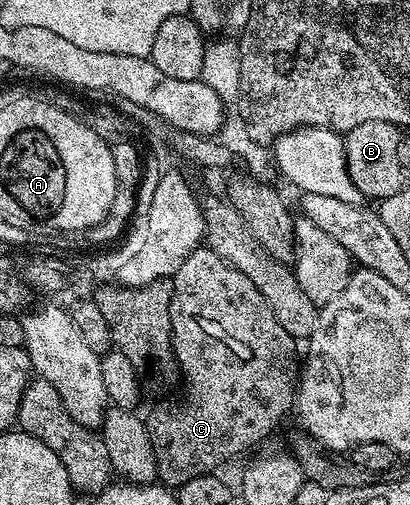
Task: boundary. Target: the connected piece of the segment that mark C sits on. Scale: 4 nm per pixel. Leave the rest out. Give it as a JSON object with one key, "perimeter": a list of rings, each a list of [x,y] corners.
{"perimeter":[[[198,246],[174,271],[172,282],[170,342],[174,344],[180,379],[186,382],[186,400],[179,407],[158,407],[144,420],[155,454],[157,478],[167,488],[177,489],[196,477],[217,472],[221,463],[269,437],[278,421],[295,406],[300,363],[294,360],[295,336],[276,321],[268,301],[260,297],[260,289],[240,269],[216,257],[209,247]]]}

